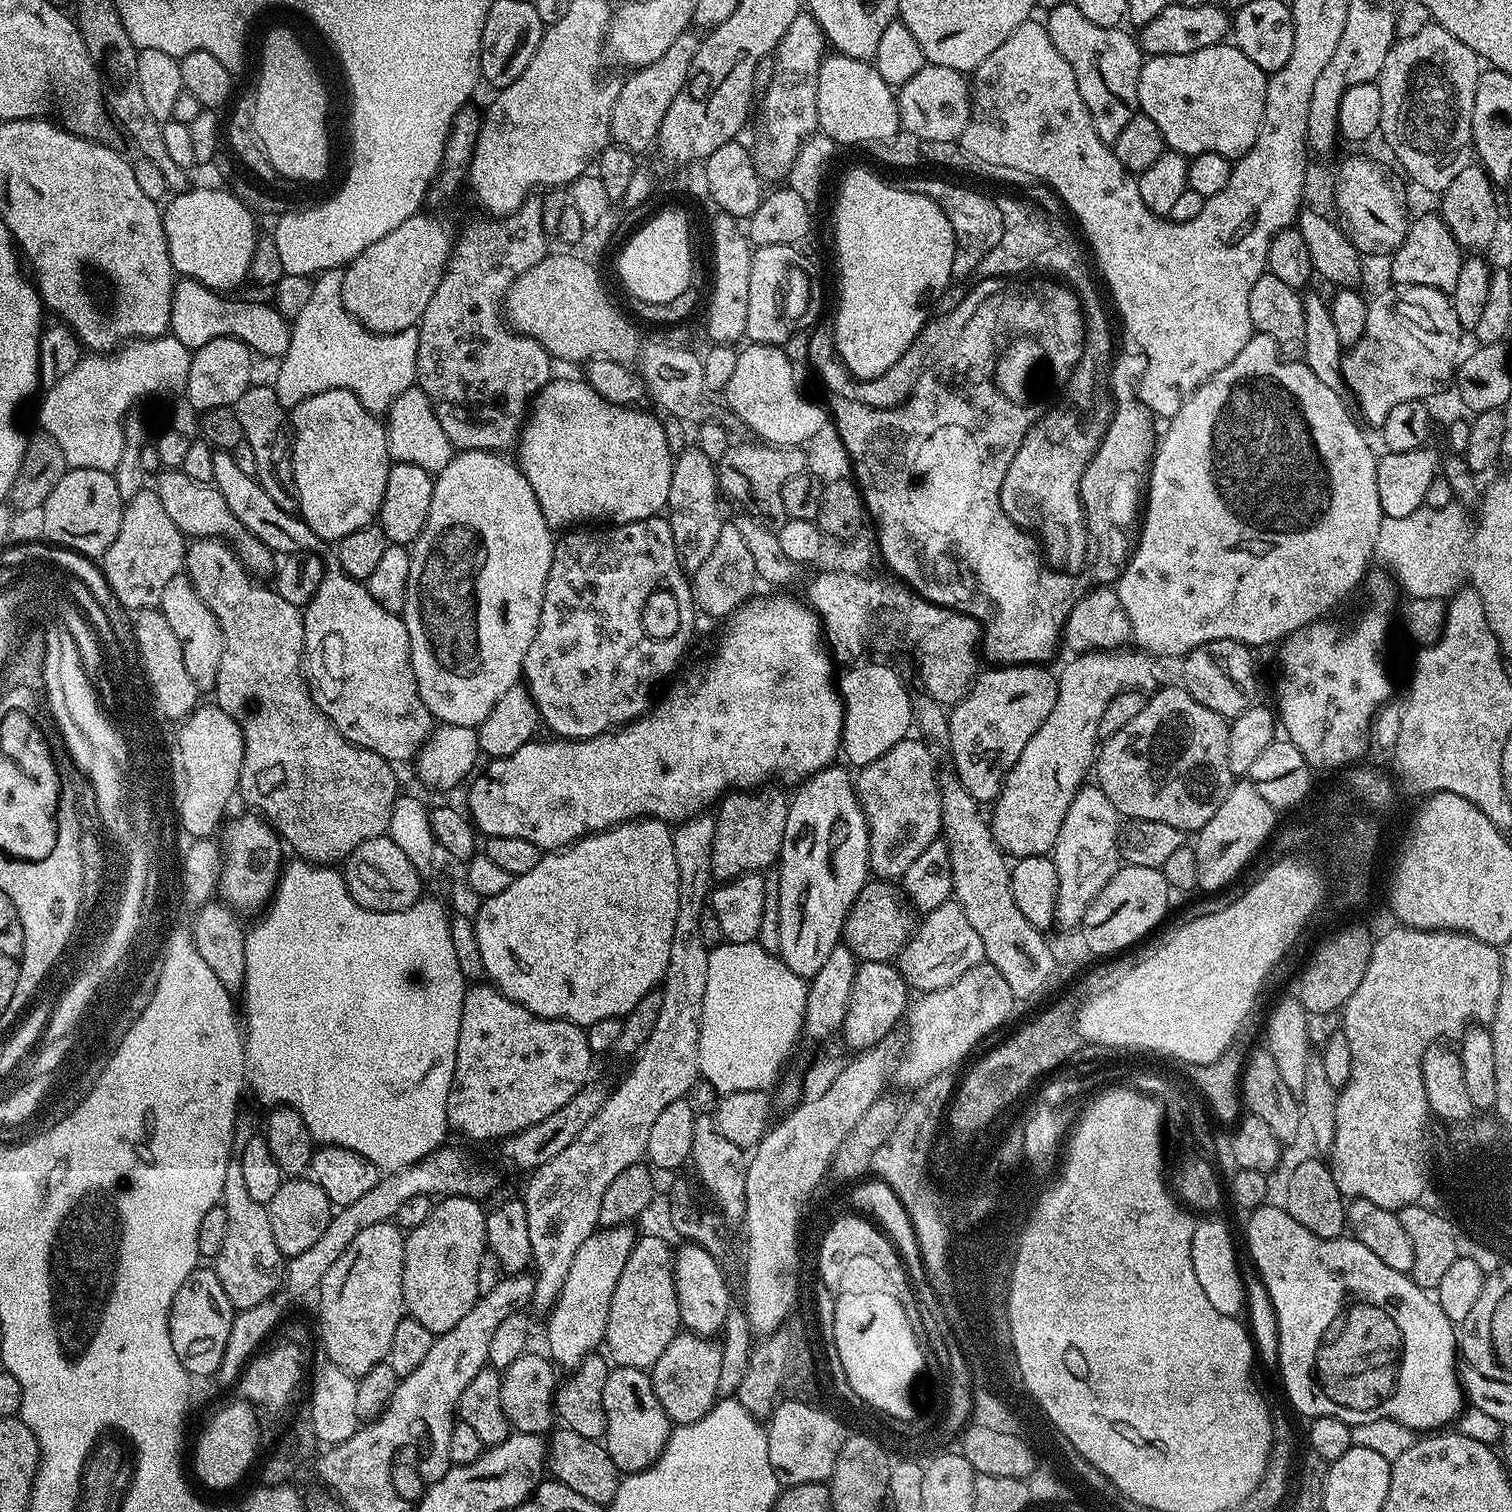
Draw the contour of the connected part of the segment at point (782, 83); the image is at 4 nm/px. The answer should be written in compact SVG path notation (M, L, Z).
M801 14L794 18L794 22L790 22L790 30L786 30L786 34L780 40L779 44L776 46L776 50L774 53L774 61L776 60L776 69L772 72L772 81L768 84L768 89L764 92L764 97L759 97L758 100L758 112L760 108L760 137L756 140L756 148L754 147L754 151L752 152L752 161L754 162L754 166L758 170L758 174L760 175L761 181L769 182L768 180L776 180L772 182L780 182L780 180L789 175L792 171L792 163L795 162L798 154L800 153L800 148L804 145L805 140L808 139L809 136L813 135L817 131L818 128L818 70L822 66L822 62L824 61L824 57L826 55L826 41L824 39L824 31L820 29L818 26L818 22L811 14Z

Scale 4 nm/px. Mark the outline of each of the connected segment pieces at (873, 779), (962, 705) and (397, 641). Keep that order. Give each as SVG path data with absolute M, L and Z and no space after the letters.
M905 738L902 742L898 742L898 746L890 746L890 750L886 750L886 754L882 754L882 758L878 758L874 762L870 762L865 768L859 769L854 776L854 787L856 797L860 800L860 809L864 812L864 817L868 819L868 866L869 869L877 877L880 878L900 878L906 870L910 870L910 866L914 862L914 858L918 858L918 854L922 854L922 850L926 850L926 846L930 846L941 835L940 823L942 822L942 798L940 797L940 781L938 779L938 763L932 755L933 749L929 747L923 739Z
M992 666L989 672L981 671L970 690L957 704L951 705L948 712L950 738L948 748L952 752L951 767L956 769L962 786L975 800L981 802L995 801L1008 771L1018 762L1018 754L1026 750L1026 742L1034 738L1038 726L1050 718L1056 705L1057 677L1047 672L1044 666Z
M338 566L324 570L324 581L318 586L318 594L303 609L304 655L302 671L308 681L308 689L326 718L352 744L366 750L374 750L383 760L411 761L434 731L434 717L422 702L418 682L414 678L414 666L410 658L410 634L403 619L395 612L387 612L368 592L367 583L350 578Z

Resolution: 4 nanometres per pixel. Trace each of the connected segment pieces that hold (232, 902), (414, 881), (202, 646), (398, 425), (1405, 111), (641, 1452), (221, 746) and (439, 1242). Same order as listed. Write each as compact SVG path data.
M247 815L240 816L237 820L229 819L223 825L222 867L218 885L219 899L229 908L241 913L252 912L255 908L263 909L267 905L276 890L282 871L282 841L276 835L276 829L259 815Z
M387 834L370 838L362 842L362 846L354 849L347 860L343 861L342 875L350 890L350 898L354 898L354 902L358 902L358 906L362 906L368 912L401 912L403 908L408 908L421 899L423 892L420 891L424 888L423 882L420 881L421 869L416 868L414 862L410 862L410 858L406 858L402 846L398 846L398 842L394 842Z
M184 574L170 578L170 582L166 582L162 590L159 610L166 618L166 622L170 622L170 627L174 629L178 642L182 642L182 649L185 650L187 660L186 670L190 678L194 678L194 686L199 688L201 693L211 693L216 686L218 662L222 662L224 649L222 626L218 626L218 618L214 618L210 606L206 606L206 602L198 598L194 586Z
M418 386L410 387L400 397L394 398L386 413L386 431L388 455L395 463L410 462L435 474L445 468L453 458L454 449L450 438L446 438L442 422L438 422L430 398L426 398L426 394Z
M1435 22L1418 30L1414 38L1397 39L1386 54L1378 81L1382 94L1379 135L1411 183L1440 194L1473 163L1474 90L1481 71L1476 52Z
M613 1367L606 1378L602 1403L607 1426L604 1445L614 1464L624 1474L648 1468L664 1452L672 1429L671 1420L654 1394L651 1375L641 1368Z
M197 706L179 725L178 754L182 754L182 795L178 803L179 827L194 838L211 837L215 828L221 827L225 819L224 811L228 808L232 796L237 795L240 786L240 771L244 757L244 735L234 718L226 710L215 706Z
M468 1196L443 1197L433 1207L426 1222L411 1229L404 1237L403 1311L433 1334L454 1330L481 1297L478 1262L482 1262L482 1254L486 1251L486 1212L480 1207L481 1201Z

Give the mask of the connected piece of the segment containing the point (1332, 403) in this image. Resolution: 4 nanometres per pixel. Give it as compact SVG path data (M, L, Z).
M1256 332L1238 350L1238 358L1230 366L1222 366L1193 396L1188 397L1177 412L1167 421L1168 429L1155 445L1150 471L1146 476L1146 503L1142 508L1142 523L1134 551L1127 557L1125 570L1114 584L1118 598L1130 617L1132 640L1153 657L1177 656L1183 658L1198 646L1215 640L1237 640L1249 646L1275 645L1291 632L1318 619L1327 617L1328 611L1339 600L1344 600L1356 587L1361 587L1368 563L1373 563L1376 539L1385 514L1378 502L1376 477L1377 453L1372 453L1366 437L1360 433L1354 417L1348 413L1341 393L1325 386L1303 362L1283 364L1276 360L1278 341L1265 332Z

